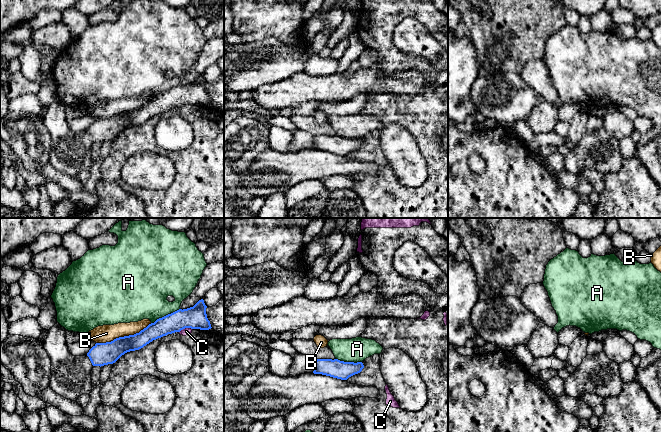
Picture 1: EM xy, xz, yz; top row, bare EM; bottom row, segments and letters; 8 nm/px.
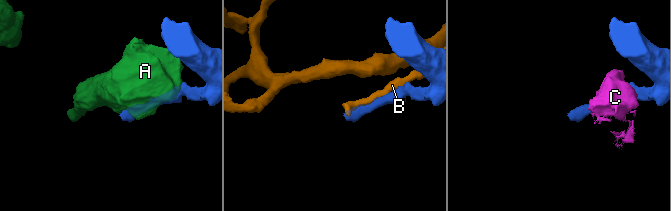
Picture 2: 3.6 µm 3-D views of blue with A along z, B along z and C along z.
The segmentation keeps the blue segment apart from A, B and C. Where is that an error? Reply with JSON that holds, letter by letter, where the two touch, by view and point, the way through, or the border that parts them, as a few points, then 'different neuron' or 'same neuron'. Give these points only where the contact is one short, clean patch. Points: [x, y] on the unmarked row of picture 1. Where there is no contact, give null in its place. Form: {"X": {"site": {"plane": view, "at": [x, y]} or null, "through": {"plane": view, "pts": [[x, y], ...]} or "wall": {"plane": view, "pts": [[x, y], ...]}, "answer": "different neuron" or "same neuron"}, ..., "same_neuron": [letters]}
{"A": {"site": {"plane": "xz", "at": [349, 138]}, "answer": "different neuron"}, "B": {"site": {"plane": "xy", "at": [124, 112]}, "answer": "different neuron"}, "C": {"site": {"plane": "xy", "at": [185, 103]}, "wall": {"plane": "xy", "pts": [[192, 104], [183, 104], [178, 108]]}, "answer": "different neuron"}, "same_neuron": []}

